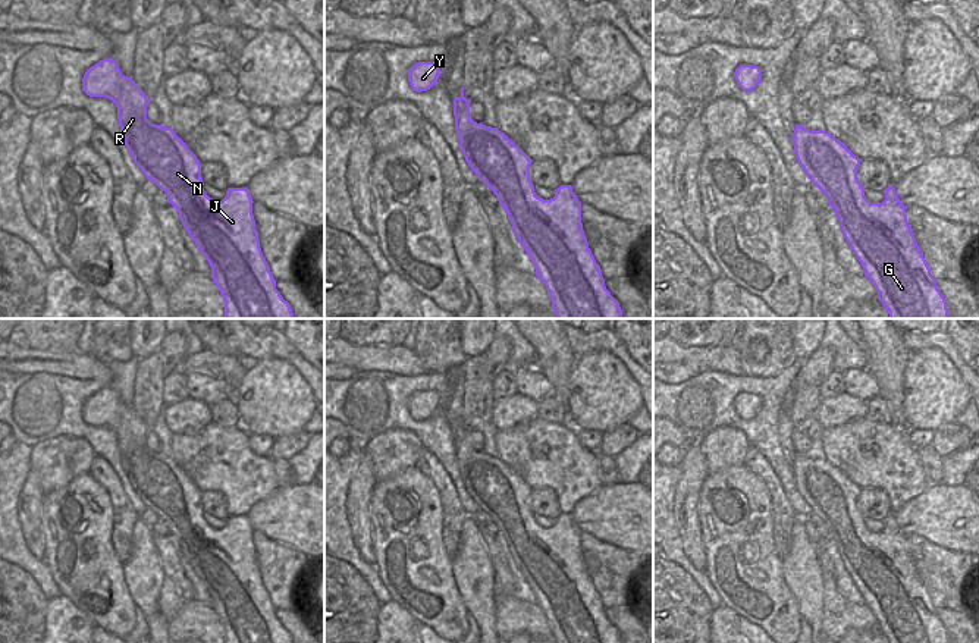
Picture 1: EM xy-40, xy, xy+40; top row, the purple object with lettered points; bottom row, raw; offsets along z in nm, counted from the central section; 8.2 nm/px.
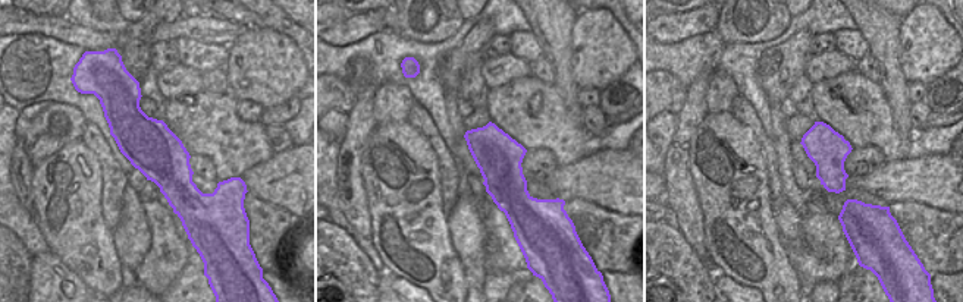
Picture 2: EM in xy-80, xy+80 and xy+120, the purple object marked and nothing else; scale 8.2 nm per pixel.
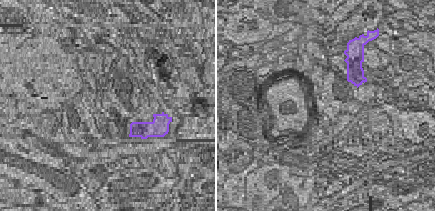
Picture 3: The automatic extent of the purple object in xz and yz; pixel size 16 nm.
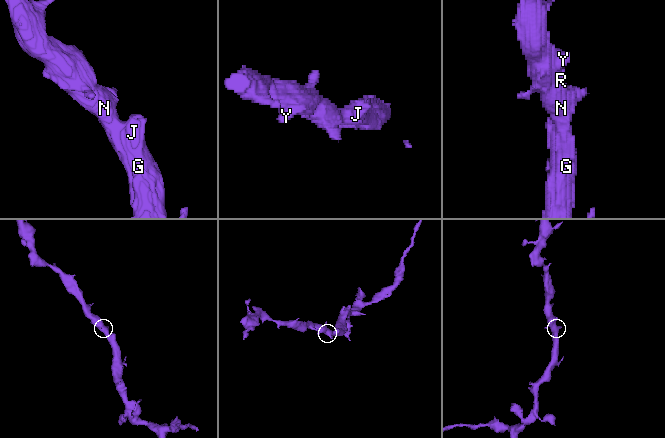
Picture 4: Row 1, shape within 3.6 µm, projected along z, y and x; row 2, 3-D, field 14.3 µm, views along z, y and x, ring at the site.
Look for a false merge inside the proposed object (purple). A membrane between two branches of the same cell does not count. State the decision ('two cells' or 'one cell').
one cell

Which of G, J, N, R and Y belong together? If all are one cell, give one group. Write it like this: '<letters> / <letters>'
G J N R Y

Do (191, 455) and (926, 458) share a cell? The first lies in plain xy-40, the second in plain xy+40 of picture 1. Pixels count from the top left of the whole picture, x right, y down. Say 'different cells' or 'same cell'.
different cells

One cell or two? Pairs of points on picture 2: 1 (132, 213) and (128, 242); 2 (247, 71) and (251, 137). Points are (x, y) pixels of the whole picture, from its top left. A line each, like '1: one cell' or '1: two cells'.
1: one cell
2: two cells

